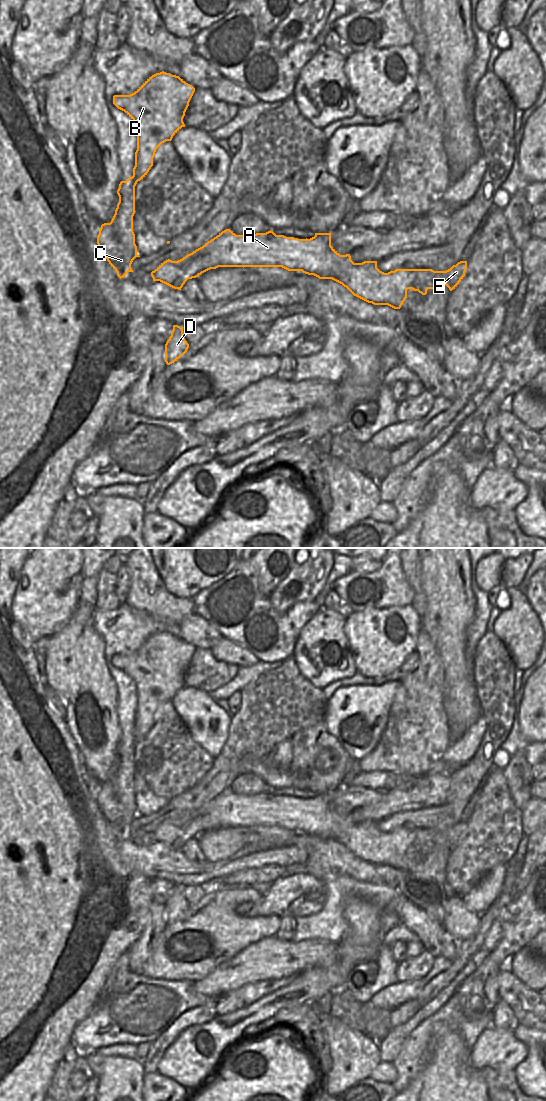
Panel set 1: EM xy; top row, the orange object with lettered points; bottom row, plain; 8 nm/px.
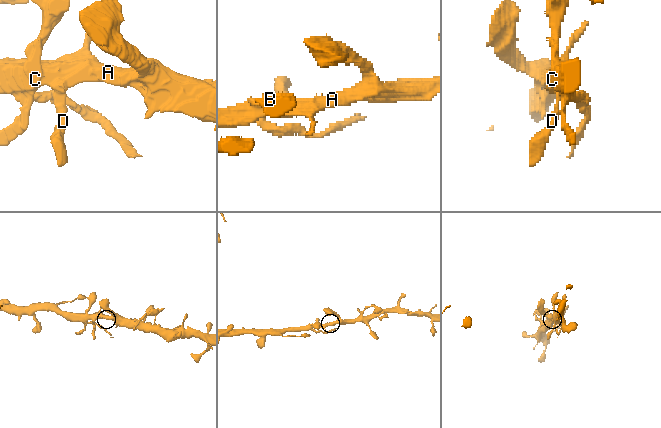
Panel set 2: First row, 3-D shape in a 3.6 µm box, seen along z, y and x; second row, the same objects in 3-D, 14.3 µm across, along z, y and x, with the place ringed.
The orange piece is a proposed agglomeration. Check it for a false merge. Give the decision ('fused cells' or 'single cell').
single cell

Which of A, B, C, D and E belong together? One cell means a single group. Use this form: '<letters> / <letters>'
A B C D E

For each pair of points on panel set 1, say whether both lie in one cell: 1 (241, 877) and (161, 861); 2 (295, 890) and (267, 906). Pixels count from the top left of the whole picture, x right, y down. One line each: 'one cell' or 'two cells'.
1: two cells
2: one cell

